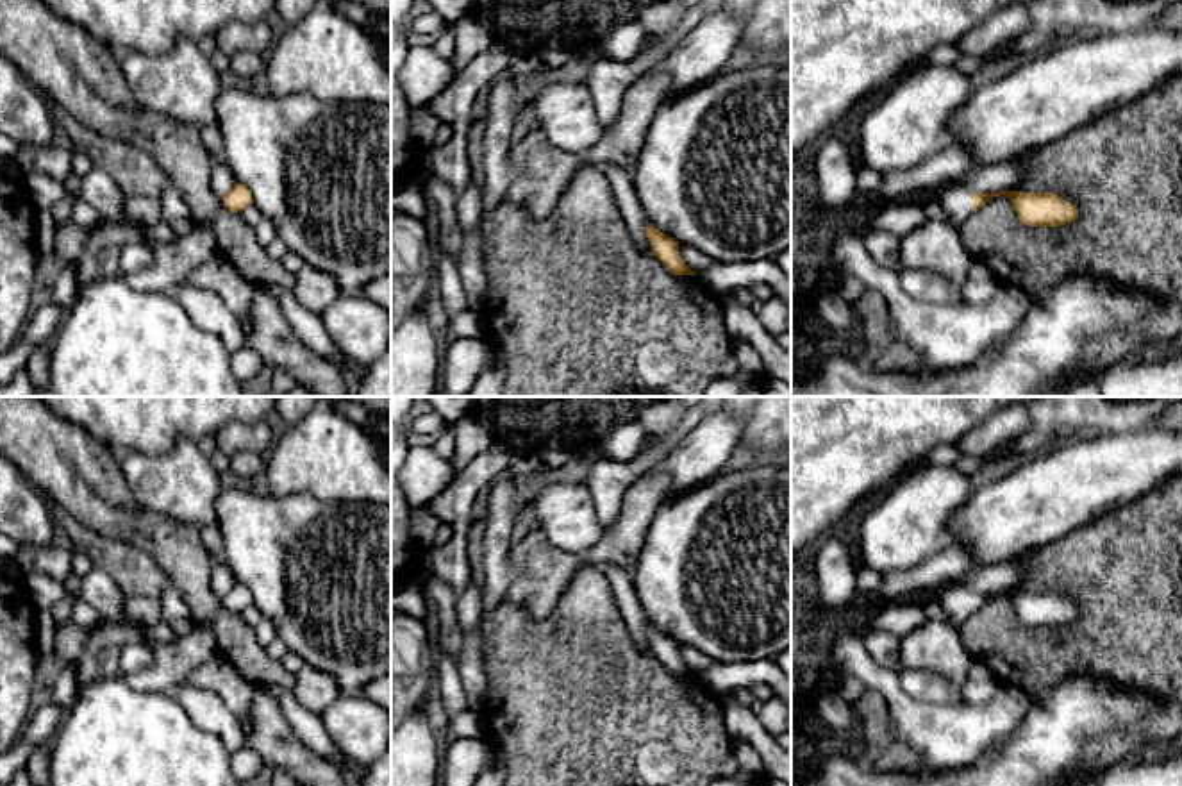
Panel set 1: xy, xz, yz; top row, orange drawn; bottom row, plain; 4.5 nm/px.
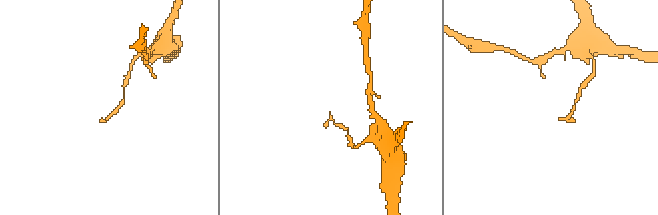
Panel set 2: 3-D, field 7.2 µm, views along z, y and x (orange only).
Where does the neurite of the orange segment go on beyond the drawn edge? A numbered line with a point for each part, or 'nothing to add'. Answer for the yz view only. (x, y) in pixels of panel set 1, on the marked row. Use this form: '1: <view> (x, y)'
1: yz (956, 199)

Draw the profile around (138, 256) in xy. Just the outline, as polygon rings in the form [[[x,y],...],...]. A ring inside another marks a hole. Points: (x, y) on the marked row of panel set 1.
[[[145,241],[129,243],[118,248],[120,264],[116,273],[125,277],[154,264],[155,250]]]

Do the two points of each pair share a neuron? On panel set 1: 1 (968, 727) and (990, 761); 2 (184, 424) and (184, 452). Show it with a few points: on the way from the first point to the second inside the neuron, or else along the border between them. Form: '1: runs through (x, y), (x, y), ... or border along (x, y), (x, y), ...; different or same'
1: border along (993, 740), (959, 767); different
2: border along (199, 443), (179, 440), (166, 452), (145, 454); different

